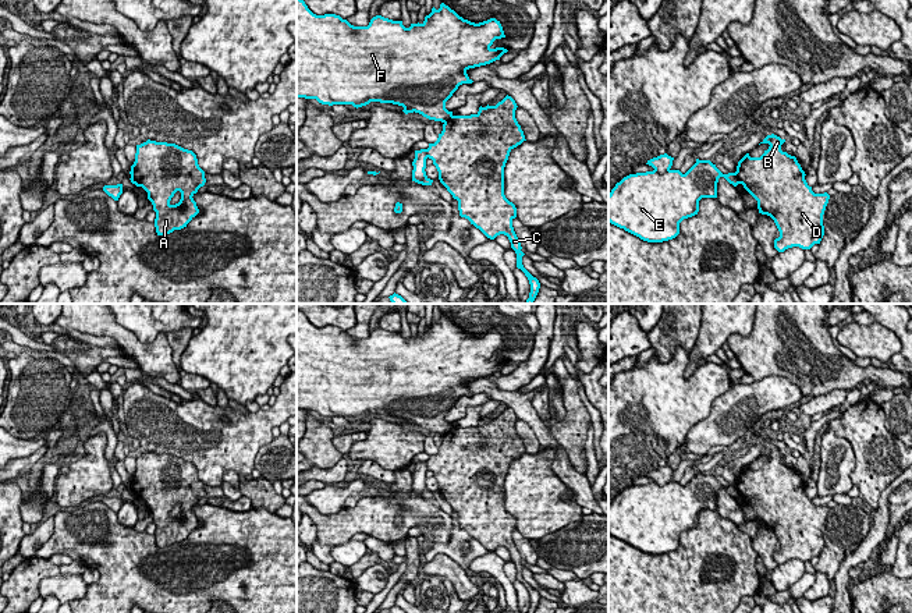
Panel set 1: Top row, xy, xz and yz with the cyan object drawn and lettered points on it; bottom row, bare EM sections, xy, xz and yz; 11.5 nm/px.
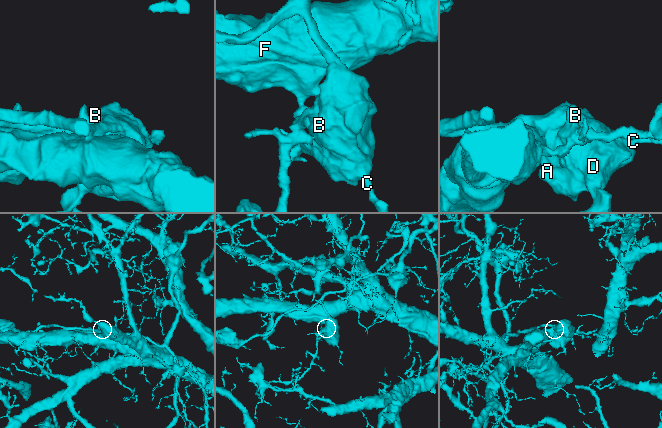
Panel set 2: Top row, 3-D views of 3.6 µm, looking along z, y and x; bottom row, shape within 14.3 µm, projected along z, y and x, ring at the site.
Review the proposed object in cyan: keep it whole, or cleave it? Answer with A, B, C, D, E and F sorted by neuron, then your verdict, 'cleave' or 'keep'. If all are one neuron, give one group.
groups A B C D / E F; cleave

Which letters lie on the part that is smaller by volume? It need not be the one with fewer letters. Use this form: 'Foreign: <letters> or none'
Foreign: A, B, C, D

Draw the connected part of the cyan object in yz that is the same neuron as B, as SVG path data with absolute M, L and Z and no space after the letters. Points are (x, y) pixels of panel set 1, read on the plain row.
M767 447L760 456L769 456L769 461L760 470L746 465L735 486L757 513L757 521L774 532L780 543L774 560L778 564L792 559L810 561L824 548L823 527L830 507L812 503L796 470L781 463L784 454Z

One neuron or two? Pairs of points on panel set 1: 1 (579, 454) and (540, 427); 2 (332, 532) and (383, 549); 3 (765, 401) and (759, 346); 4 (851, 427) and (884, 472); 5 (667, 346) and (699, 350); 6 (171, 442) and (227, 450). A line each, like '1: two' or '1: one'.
1: two
2: two
3: two
4: one
5: two
6: one

